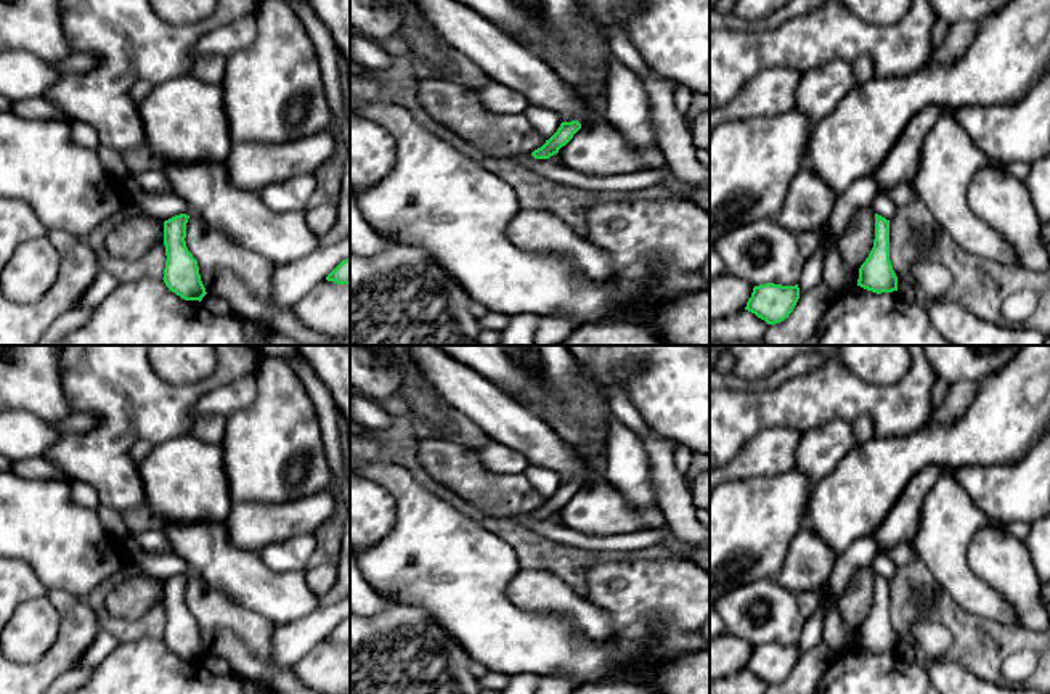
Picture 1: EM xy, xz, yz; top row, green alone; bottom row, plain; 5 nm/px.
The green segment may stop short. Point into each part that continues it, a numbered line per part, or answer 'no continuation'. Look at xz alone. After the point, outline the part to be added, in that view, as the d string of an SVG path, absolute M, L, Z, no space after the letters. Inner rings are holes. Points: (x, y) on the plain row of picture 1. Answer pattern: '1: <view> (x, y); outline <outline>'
no continuation

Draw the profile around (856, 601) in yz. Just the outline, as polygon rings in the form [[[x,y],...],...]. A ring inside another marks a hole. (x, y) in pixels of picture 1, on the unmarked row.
[[[870,567],[856,569],[836,604],[843,622],[859,630],[869,617],[875,599],[875,572]]]

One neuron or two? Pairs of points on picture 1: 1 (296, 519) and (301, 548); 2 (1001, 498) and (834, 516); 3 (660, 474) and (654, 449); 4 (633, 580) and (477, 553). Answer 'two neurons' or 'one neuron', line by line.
1: two neurons
2: two neurons
3: one neuron
4: two neurons

